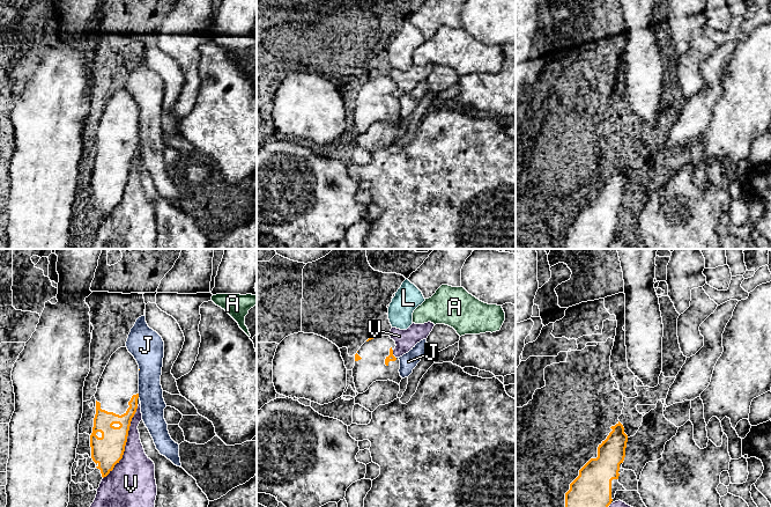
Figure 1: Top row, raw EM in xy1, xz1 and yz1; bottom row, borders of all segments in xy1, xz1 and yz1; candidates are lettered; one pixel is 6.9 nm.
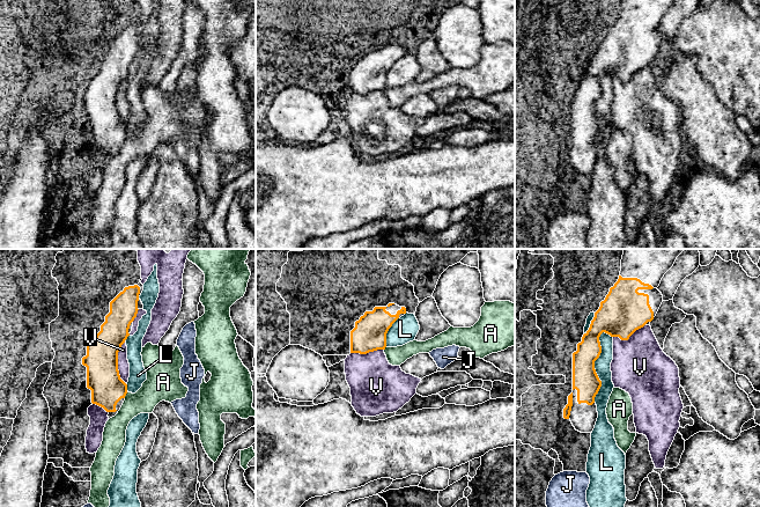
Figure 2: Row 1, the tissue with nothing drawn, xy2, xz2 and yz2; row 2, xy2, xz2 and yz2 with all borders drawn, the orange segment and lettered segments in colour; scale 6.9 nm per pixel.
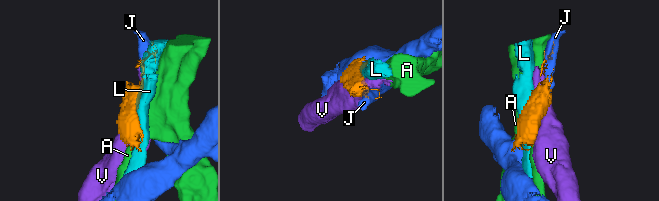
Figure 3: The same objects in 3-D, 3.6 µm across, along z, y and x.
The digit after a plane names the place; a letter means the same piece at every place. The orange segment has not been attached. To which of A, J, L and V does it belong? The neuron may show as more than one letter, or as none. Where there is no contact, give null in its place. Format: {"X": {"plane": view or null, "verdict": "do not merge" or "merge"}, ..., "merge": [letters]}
{"A": {"plane": "xy2", "verdict": "do not merge"}, "J": {"plane": "xy1", "verdict": "do not merge"}, "L": {"plane": "yz2", "verdict": "do not merge"}, "V": {"plane": "xy1", "verdict": "do not merge"}, "merge": []}

